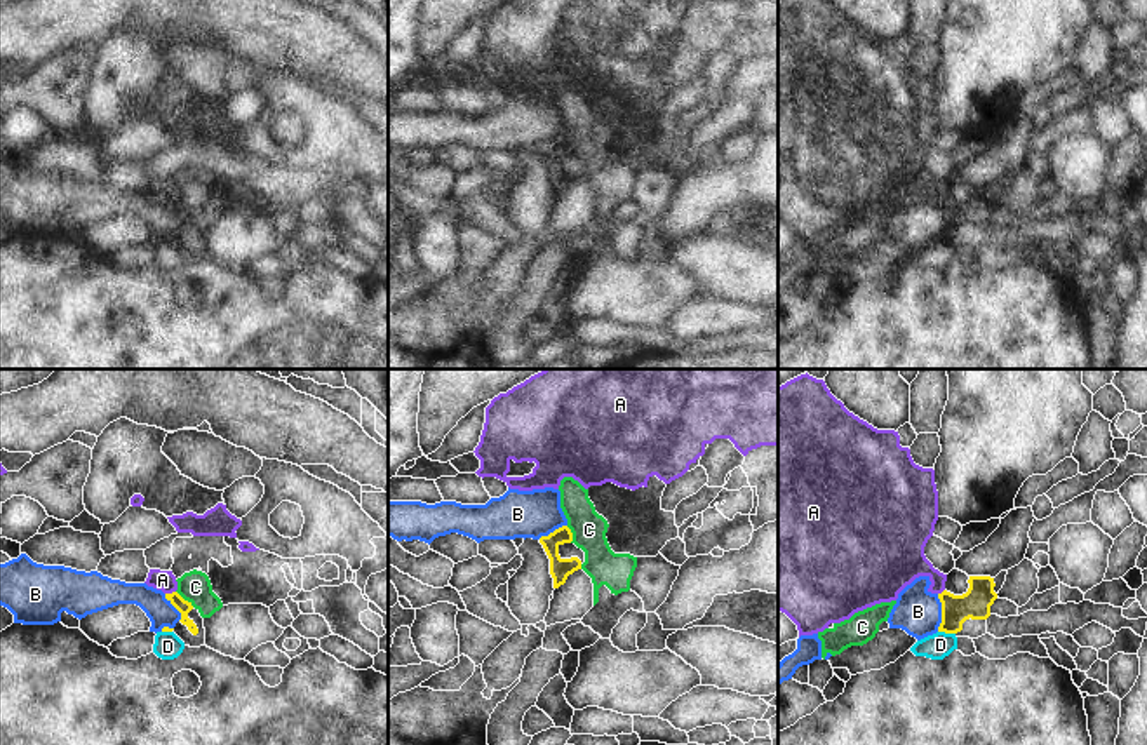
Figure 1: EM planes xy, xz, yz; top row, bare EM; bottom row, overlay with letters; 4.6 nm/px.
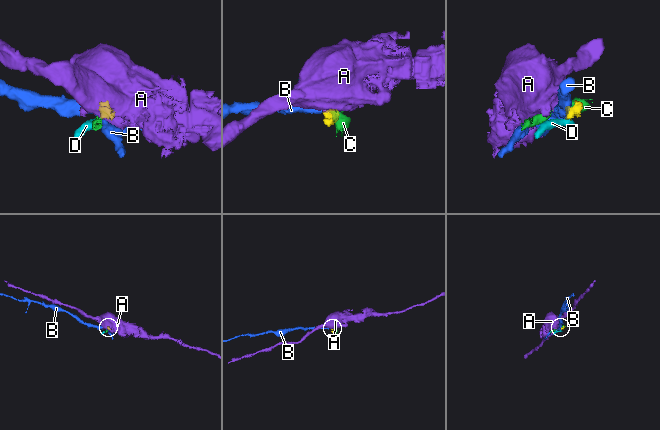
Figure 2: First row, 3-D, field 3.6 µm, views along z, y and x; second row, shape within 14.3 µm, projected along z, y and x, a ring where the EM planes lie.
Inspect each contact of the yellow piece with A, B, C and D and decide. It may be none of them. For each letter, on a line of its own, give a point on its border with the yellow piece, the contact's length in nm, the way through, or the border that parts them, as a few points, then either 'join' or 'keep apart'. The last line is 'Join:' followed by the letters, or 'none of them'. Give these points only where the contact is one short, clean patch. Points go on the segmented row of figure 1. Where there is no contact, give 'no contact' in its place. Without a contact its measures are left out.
A: contact xy (169, 594); length 50 nm; border xy (174, 590), (166, 594); keep apart
B: contact yz (942, 613); length 180 nm; border yz (937, 594), (940, 603), (939, 630); keep apart
C: contact xy (183, 599); length 120 nm; border xy (176, 590), (194, 606); keep apart
D: contact yz (947, 632); length 80 nm; border yz (939, 630), (954, 634); keep apart
Join: none of them

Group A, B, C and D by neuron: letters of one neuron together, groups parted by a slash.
A / B C / D

